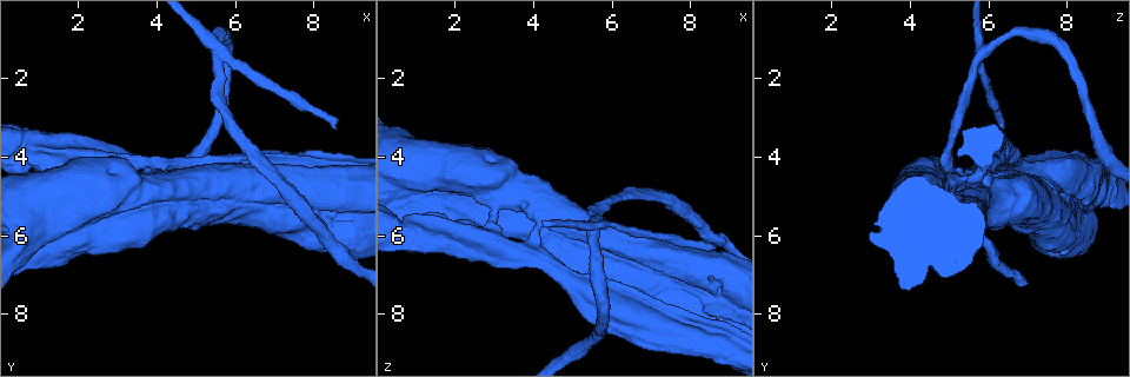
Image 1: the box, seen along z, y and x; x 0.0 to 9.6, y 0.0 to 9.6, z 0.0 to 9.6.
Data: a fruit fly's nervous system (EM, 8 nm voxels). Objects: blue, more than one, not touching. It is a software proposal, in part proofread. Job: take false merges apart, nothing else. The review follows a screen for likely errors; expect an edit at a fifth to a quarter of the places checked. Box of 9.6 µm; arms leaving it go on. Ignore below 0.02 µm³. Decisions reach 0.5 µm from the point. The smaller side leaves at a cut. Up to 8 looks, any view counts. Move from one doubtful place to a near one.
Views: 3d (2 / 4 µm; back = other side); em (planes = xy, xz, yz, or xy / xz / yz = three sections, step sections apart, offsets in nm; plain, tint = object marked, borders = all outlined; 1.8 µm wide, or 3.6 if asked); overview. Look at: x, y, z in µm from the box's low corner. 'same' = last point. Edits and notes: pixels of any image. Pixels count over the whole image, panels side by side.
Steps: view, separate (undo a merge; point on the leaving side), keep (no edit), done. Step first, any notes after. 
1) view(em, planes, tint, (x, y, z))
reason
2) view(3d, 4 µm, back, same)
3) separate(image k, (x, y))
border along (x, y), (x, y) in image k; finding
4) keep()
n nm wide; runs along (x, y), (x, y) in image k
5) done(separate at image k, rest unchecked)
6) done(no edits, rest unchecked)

view(3d, 4 µm, (8.95, 4.70, 6.85))
sharp bend

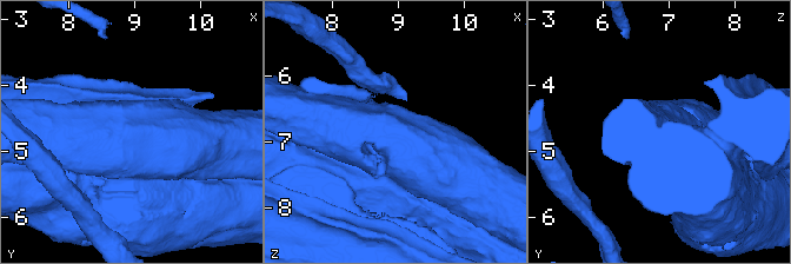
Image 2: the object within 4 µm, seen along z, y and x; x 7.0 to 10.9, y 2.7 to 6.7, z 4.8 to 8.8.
view(em, 3.6 µm, xy, step 8, tint, (9.00, 4.70, 6.80))

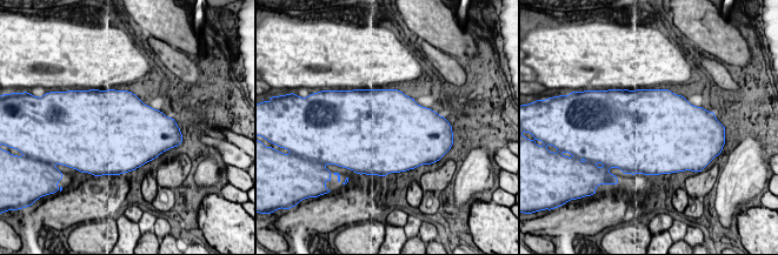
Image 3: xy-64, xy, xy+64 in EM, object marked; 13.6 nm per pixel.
view(em, 3.6 µm, planes, tint, same)
another direction

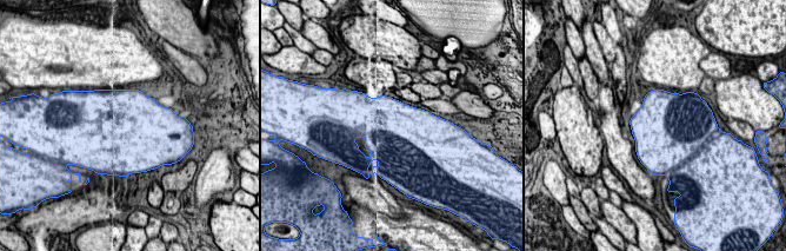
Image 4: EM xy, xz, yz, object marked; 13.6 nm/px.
separate(image 4, (392, 139))
850 nm wide; a second neuron is stuck on

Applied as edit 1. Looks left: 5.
view(overview)

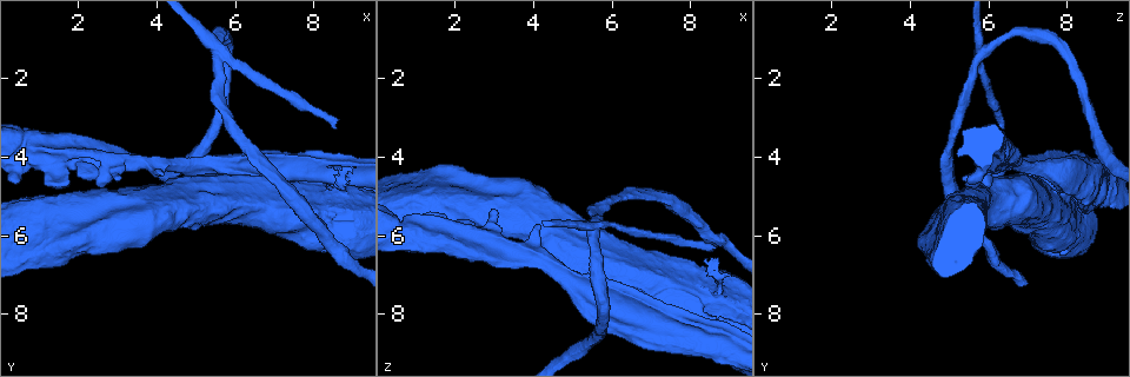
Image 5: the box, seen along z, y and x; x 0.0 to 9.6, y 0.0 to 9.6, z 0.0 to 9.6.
view(em, 3.6 µm, planes, plain, (0.95, 4.00, 5.95))
thick turns thin

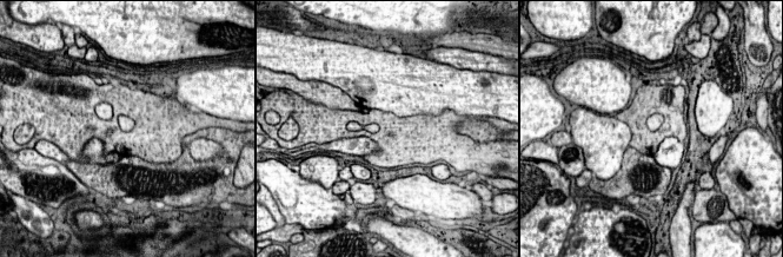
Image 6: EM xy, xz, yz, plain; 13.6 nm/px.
view(em, 3.6 µm, planes, borders, same)
see the neighbours

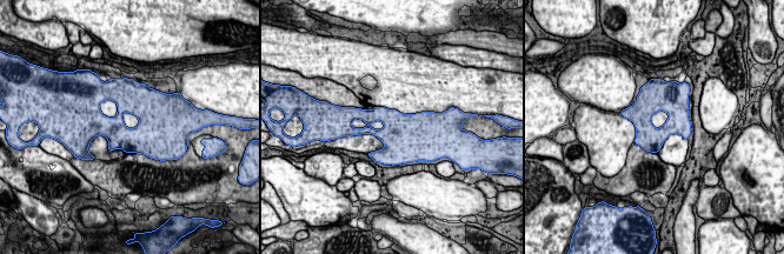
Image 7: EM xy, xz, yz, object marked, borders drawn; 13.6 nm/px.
keep()
340 nm wide; continuous, no second neuron

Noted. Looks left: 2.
done(separate at image 4, rest unchecked)

